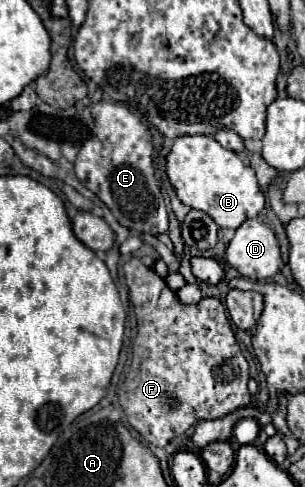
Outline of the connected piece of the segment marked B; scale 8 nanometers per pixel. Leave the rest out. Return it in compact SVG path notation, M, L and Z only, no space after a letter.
M179 136L167 156L167 176L179 200L209 214L219 228L237 230L247 218L257 218L265 206L255 170L239 154L217 144L213 136Z

